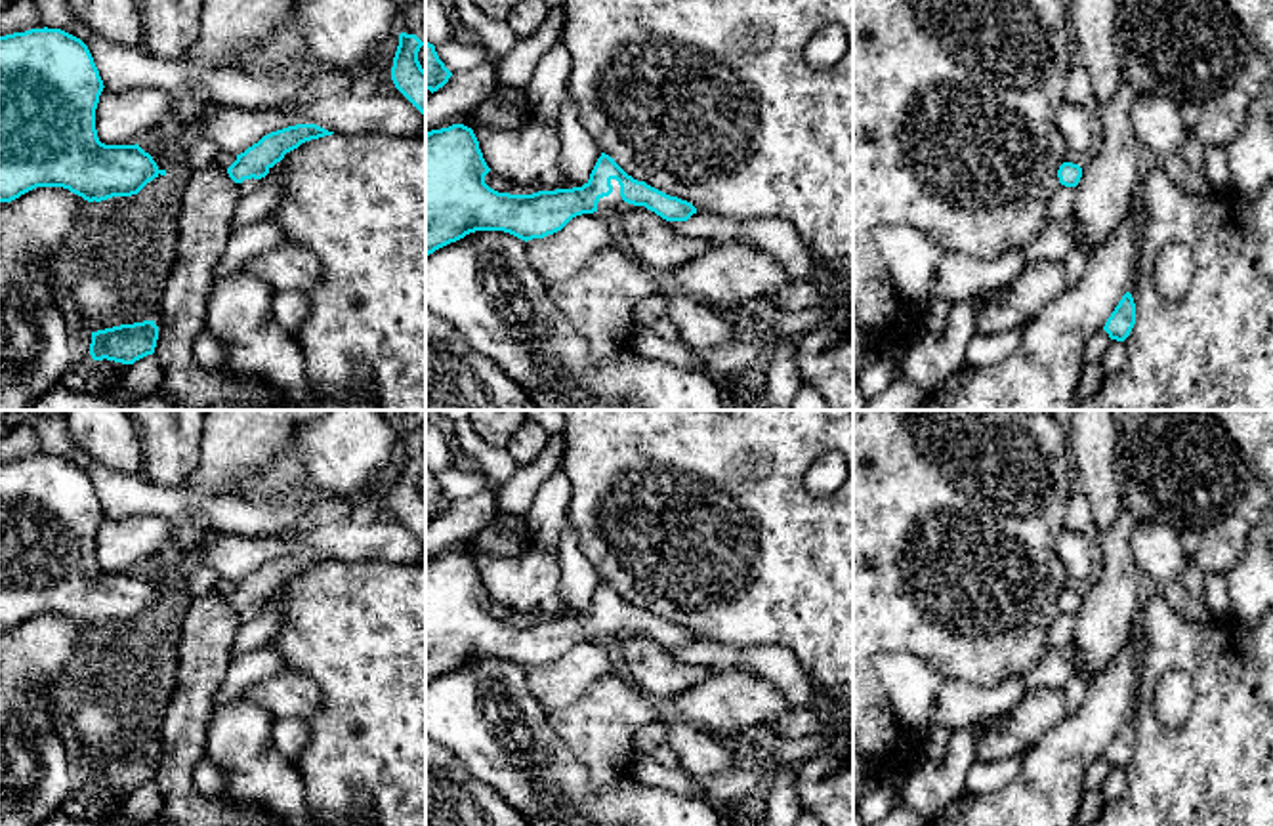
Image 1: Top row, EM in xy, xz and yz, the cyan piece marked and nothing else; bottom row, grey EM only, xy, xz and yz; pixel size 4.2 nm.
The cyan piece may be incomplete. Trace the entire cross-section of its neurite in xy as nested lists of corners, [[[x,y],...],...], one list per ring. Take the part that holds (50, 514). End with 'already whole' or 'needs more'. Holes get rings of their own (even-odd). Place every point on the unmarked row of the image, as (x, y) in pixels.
[[[48,454],[0,464],[0,630],[11,630],[36,614],[63,614],[82,624],[88,630],[94,630],[94,628],[101,630],[113,624],[137,622],[149,609],[153,609],[158,603],[166,603],[166,597],[160,597],[157,589],[153,588],[153,584],[145,580],[137,570],[136,572],[105,572],[99,568],[97,557],[95,557],[95,536],[97,536],[103,515],[105,513],[94,490],[94,485],[88,473],[80,465],[61,456],[48,456]]] | already whole

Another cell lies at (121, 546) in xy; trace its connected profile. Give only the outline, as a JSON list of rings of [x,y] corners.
[[[103,515],[95,536],[97,565],[105,572],[136,572],[168,540],[170,523],[149,517],[111,519]]]

